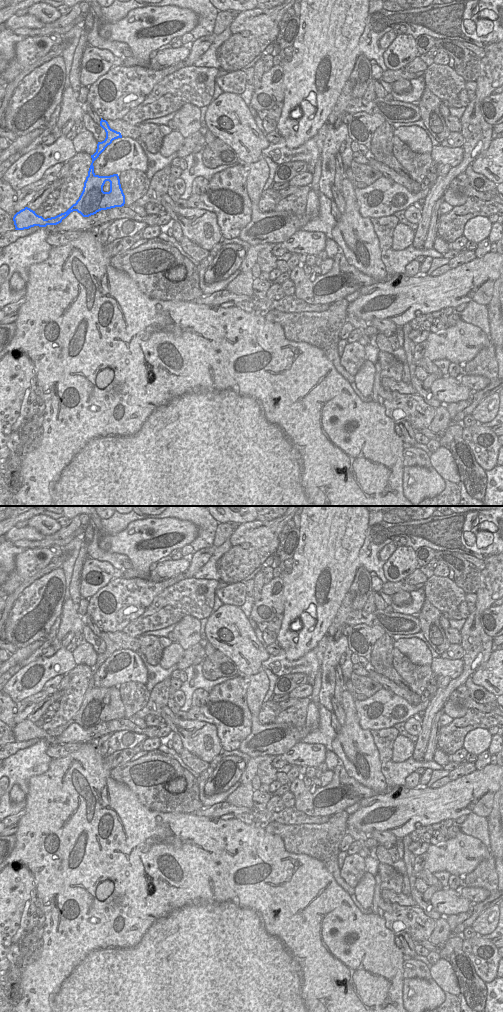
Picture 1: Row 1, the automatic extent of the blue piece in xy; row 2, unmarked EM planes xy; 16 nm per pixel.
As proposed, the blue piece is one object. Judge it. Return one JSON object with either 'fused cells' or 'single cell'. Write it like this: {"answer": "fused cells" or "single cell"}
{"answer": "fused cells"}

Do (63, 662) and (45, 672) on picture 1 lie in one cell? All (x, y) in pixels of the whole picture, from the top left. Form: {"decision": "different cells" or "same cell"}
{"decision": "same cell"}

